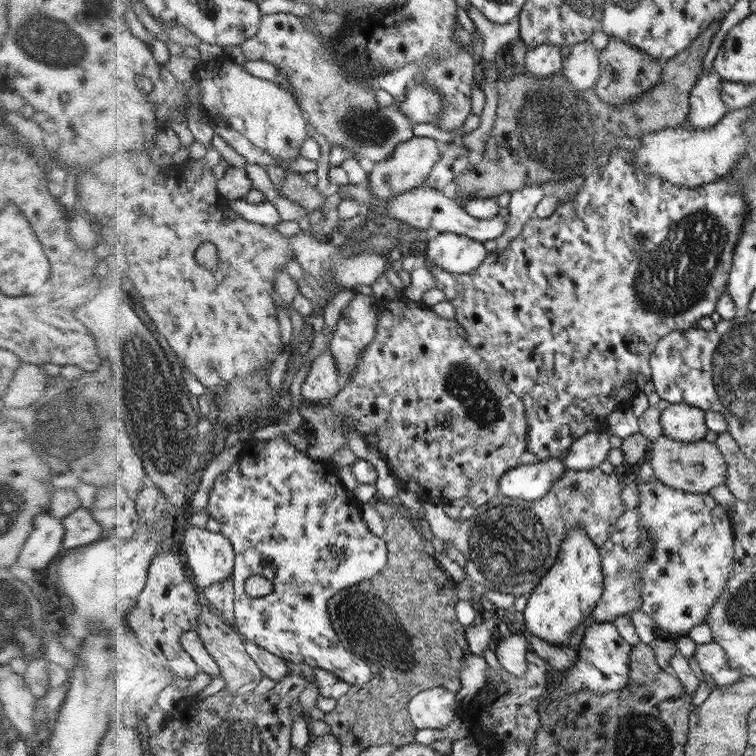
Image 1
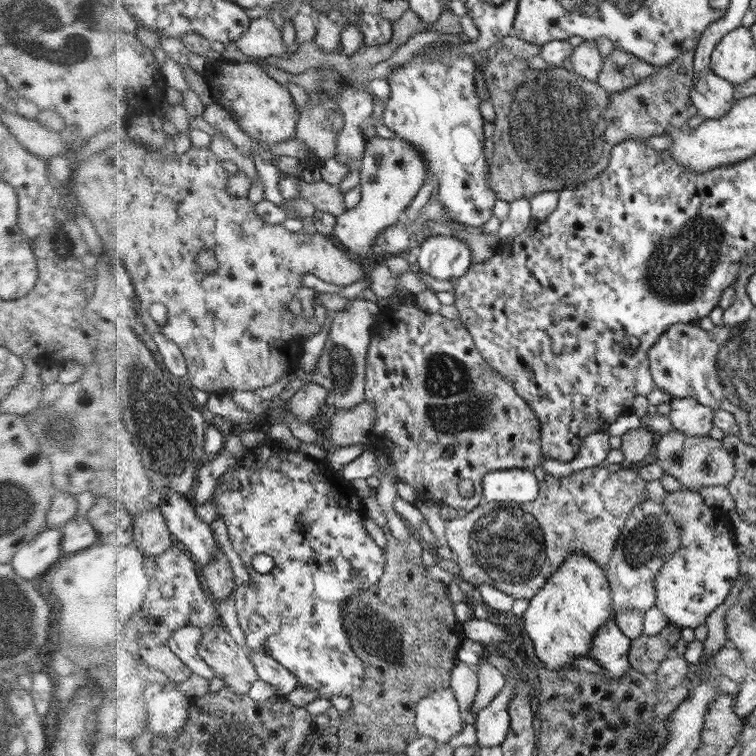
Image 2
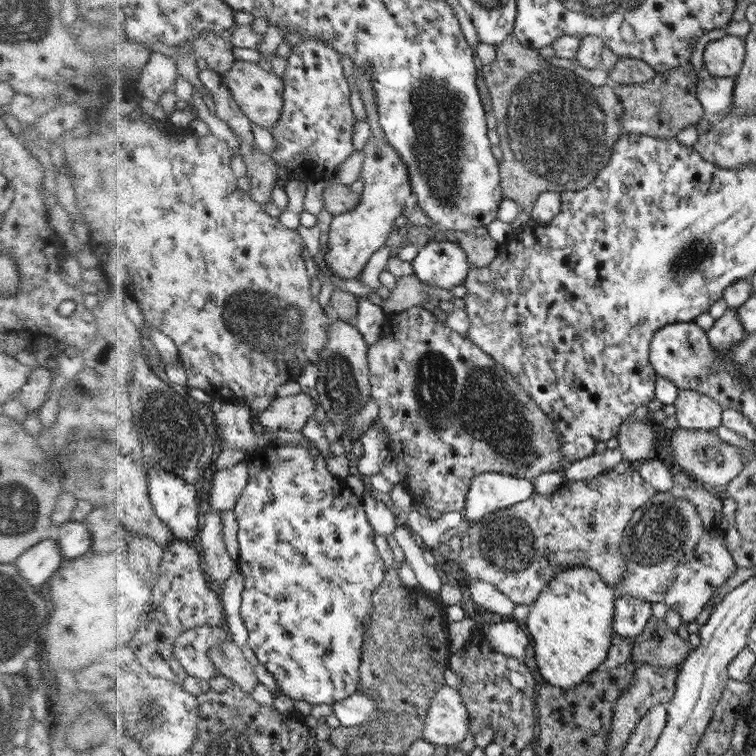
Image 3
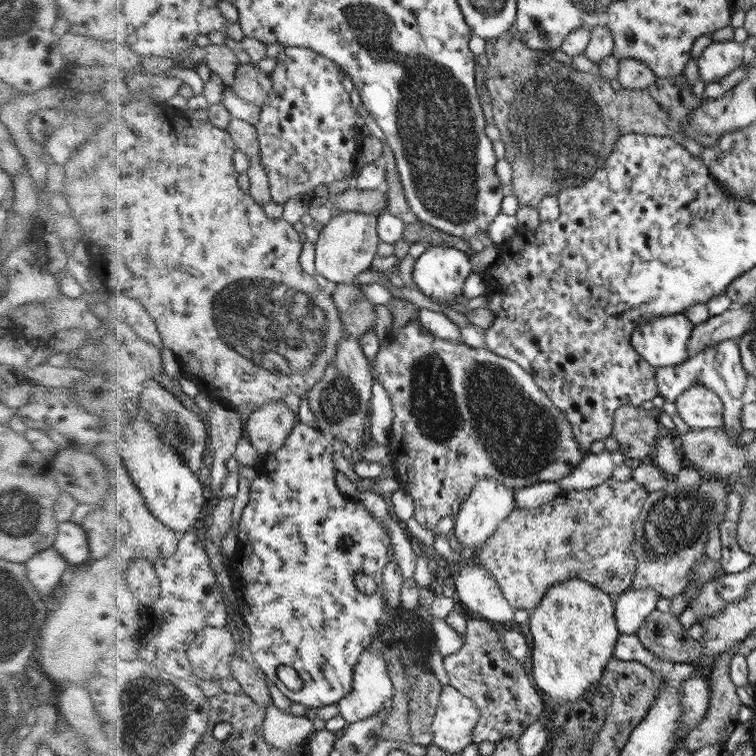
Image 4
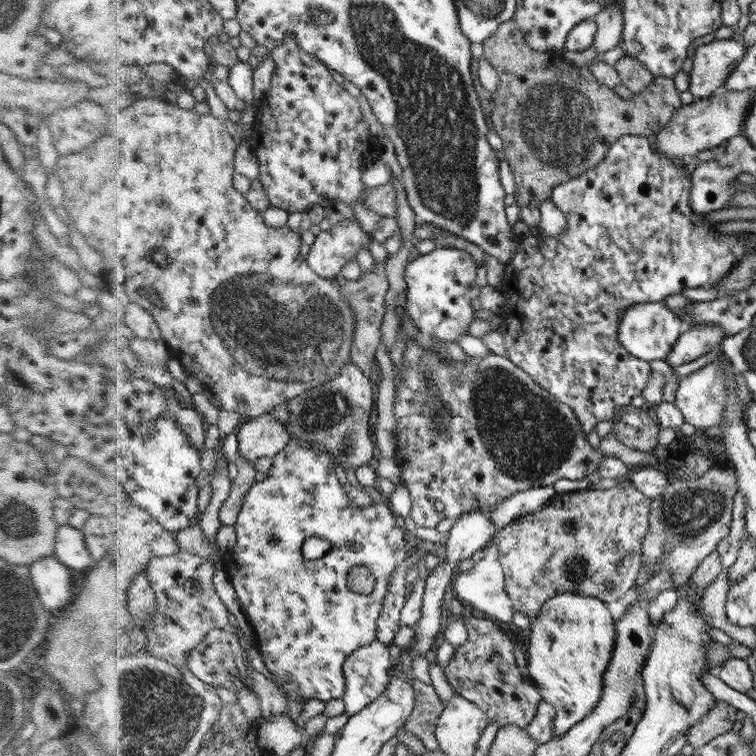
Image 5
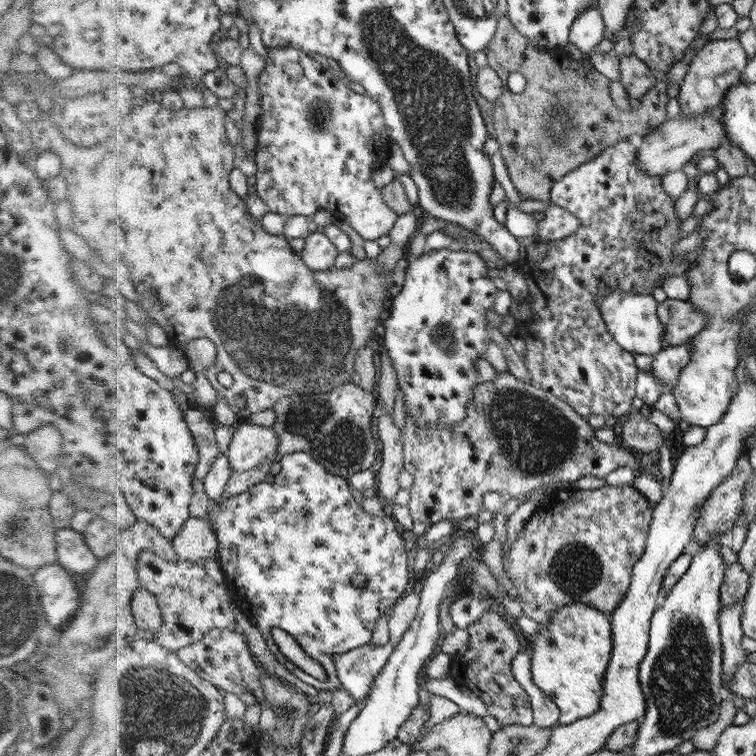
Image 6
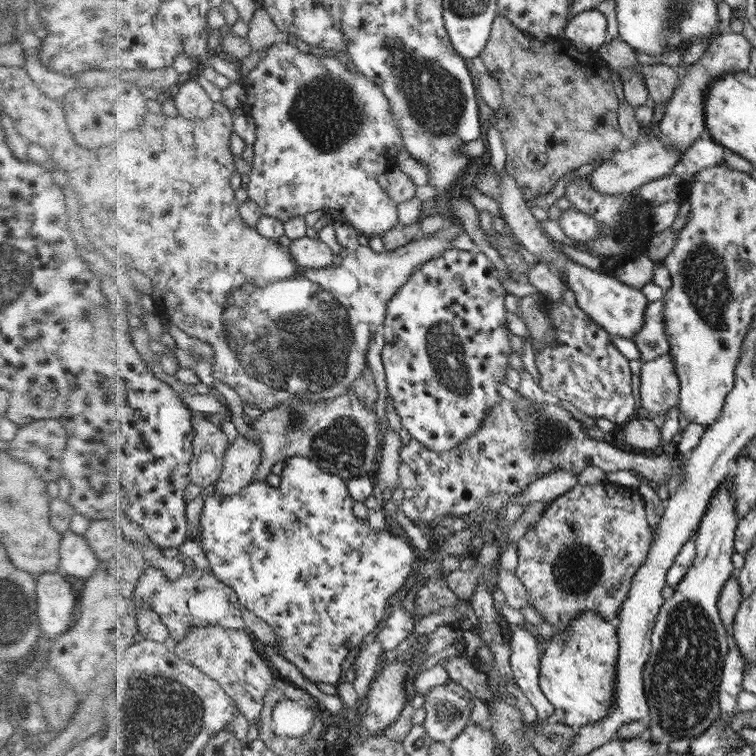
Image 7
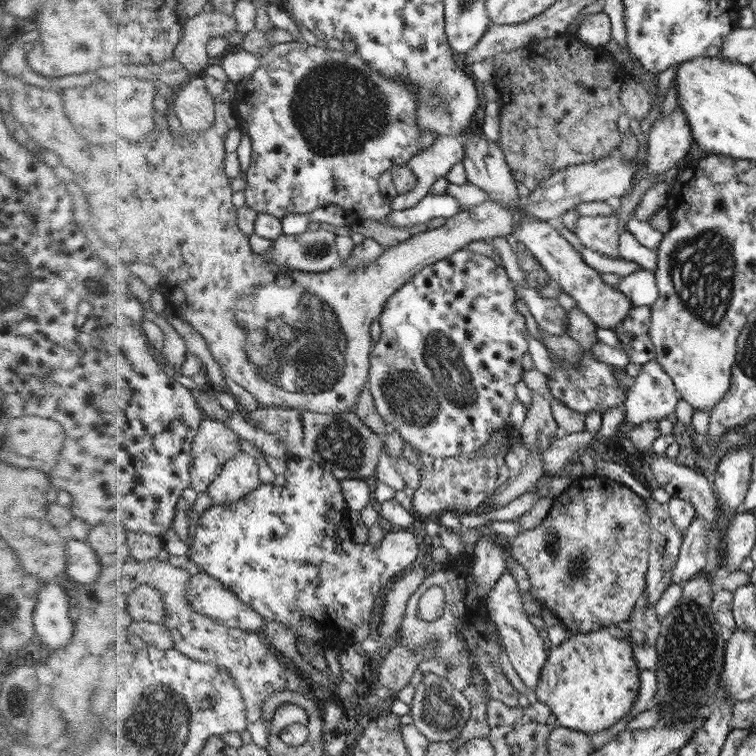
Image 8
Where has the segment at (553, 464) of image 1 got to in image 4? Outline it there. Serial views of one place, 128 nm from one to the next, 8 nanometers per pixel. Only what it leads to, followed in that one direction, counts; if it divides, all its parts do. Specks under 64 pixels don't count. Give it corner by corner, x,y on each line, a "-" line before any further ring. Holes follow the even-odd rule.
483,478
475,484
475,488
462,502
462,508
454,516
453,533
466,554
471,552
474,546
486,543
515,509
515,490
516,488
507,486
494,478

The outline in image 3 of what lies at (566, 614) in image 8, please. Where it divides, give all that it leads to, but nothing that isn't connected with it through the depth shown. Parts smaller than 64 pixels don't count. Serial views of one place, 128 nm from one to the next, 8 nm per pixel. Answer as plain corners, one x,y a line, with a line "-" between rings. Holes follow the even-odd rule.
637,467
625,474
610,470
588,480
567,480
552,494
538,494
518,505
492,511
478,523
461,525
454,533
461,539
462,550
455,554
460,568
472,579
488,581
515,605
534,604
555,575
575,566
591,567
608,586
616,588
627,574
622,551
623,537
636,510
650,501
658,491
641,475

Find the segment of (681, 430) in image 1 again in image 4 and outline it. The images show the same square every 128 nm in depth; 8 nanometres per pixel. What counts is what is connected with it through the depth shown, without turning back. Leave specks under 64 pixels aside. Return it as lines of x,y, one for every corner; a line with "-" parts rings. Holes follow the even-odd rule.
702,384
684,390
673,404
682,421
691,429
720,428
724,424
726,408
722,400

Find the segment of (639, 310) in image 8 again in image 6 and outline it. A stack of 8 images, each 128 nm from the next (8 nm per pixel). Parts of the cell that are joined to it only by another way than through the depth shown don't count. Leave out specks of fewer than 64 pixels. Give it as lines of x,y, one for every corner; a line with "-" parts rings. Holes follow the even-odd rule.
667,298
657,304
658,320
663,324
663,340
670,346
685,344
709,323
709,314
700,312
691,302

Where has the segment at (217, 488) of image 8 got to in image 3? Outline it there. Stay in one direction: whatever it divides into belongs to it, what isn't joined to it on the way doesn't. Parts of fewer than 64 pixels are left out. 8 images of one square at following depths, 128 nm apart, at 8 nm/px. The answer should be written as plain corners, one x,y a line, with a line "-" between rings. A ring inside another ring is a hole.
302,392
296,396
276,398
265,412
260,413
259,422
266,433
280,433
282,430
302,431
312,416
316,416
318,405
314,398

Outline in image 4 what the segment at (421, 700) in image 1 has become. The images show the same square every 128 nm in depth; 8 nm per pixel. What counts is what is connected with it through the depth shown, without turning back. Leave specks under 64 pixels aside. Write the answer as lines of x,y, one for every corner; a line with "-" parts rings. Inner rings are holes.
450,684
444,685
433,716
433,744
448,755
460,754
474,742
475,726
482,717
479,707

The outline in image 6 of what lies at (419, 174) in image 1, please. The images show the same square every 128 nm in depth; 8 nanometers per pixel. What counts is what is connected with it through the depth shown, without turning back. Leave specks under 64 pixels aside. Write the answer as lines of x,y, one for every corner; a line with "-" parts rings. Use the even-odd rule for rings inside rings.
319,229
315,233
306,239
305,249
301,252
304,260
307,262
312,270
335,270
336,258
340,256
340,250
338,246
332,243
332,240
328,238
328,234
325,234
322,229

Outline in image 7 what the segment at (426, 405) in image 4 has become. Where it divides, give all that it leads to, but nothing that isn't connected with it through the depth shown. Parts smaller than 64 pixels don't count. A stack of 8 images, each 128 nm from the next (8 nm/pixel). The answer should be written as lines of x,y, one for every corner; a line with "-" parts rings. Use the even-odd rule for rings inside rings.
519,390
514,392
516,397
513,402
502,399
496,407
492,407
484,418
483,426
455,449
436,453
413,439
403,446
401,461
408,464
416,475
424,476
424,484
436,484
432,488
436,488
438,502
431,502
429,498
426,506
416,506
421,525
436,518
474,514
490,494
498,492
506,498
518,495
533,480
560,470
576,476
588,466
597,466
605,473
628,470
659,485
665,482
670,492
683,480
679,458
675,458
671,452
650,457
648,453
640,451
621,451
607,442
590,438
586,425
573,419
559,404
536,405
524,398

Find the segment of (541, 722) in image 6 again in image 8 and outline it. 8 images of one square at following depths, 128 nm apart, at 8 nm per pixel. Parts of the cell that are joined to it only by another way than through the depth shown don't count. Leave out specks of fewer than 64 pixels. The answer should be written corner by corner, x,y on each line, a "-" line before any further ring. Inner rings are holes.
506,569
493,584
492,590
485,600
489,618
495,623
501,642
508,655
512,668
520,679
531,689
527,698
530,704
538,703
535,695
535,686
540,680
542,666
547,659
548,643
543,631
536,628
528,619
529,614
525,611
523,598
519,584
510,569

